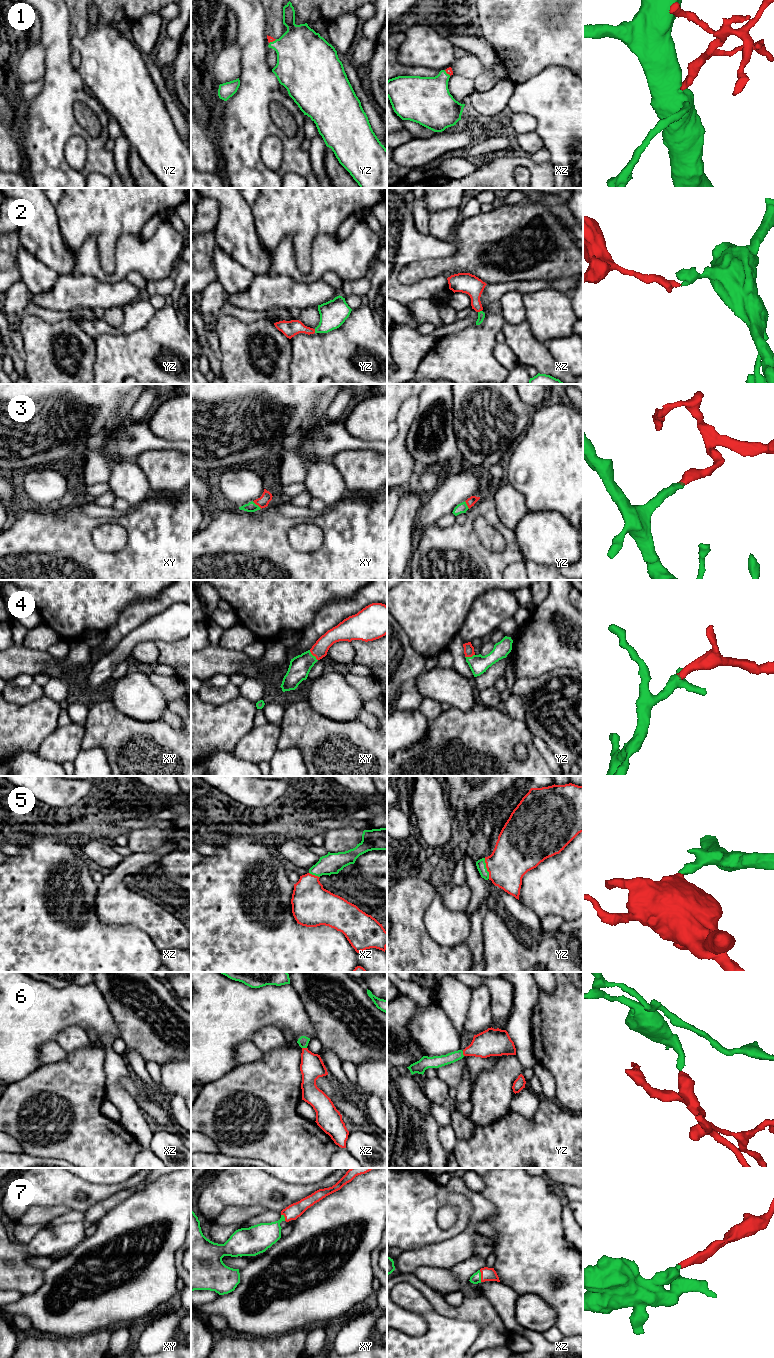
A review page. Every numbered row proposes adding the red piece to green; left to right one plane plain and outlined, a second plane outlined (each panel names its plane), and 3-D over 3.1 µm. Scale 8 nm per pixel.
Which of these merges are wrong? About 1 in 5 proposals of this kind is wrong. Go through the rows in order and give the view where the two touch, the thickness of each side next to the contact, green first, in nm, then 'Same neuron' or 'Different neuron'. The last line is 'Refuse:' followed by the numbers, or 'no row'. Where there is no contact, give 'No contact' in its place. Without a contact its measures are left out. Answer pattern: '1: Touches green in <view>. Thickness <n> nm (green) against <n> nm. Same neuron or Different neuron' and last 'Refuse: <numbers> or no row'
1: Touches green in yz. Thickness 400 nm (green) against 50 nm. Same neuron
2: Touches green in yz. Thickness 220 nm (green) against 130 nm. Same neuron
3: Touches green in xy. Thickness 80 nm (green) against 90 nm. Same neuron
4: Touches green in xy. Thickness 170 nm (green) against 120 nm. Same neuron
5: Touches green in yz. Thickness 80 nm (green) against 340 nm. Same neuron
6: Touches green in xz. Thickness 90 nm (green) against 190 nm. Same neuron
7: Touches green in xz. Thickness 80 nm (green) against 110 nm. Same neuron
Refuse: no row

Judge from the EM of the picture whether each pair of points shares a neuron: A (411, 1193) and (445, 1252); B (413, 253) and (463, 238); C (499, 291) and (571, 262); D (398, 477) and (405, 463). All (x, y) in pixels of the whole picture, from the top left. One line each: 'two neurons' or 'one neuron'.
A: two neurons
B: two neurons
C: two neurons
D: one neuron

